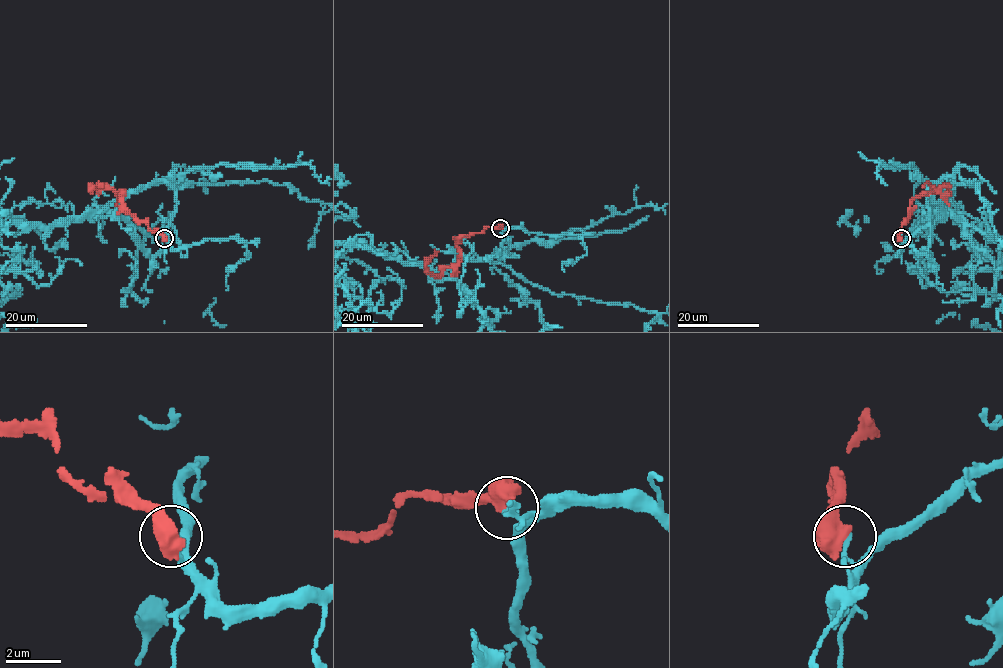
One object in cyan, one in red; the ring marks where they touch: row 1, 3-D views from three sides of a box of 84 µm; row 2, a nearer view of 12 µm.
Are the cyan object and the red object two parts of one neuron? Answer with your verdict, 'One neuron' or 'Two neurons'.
Two neurons

